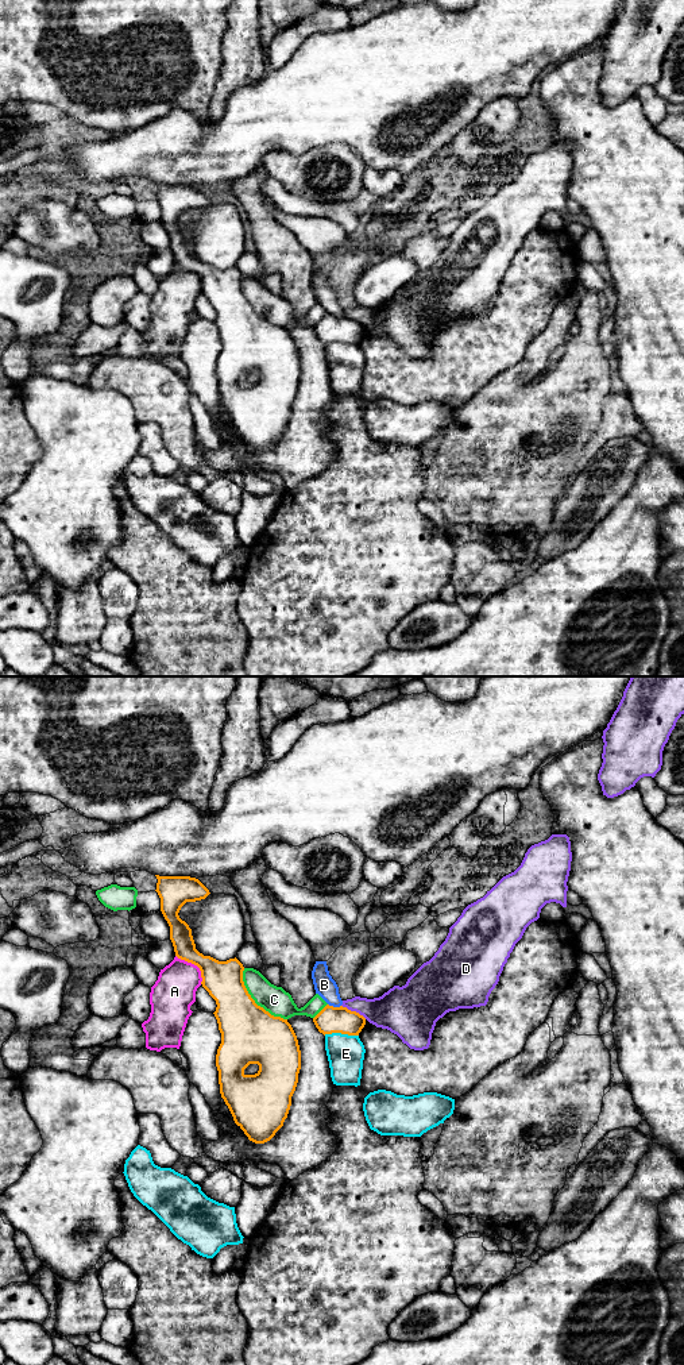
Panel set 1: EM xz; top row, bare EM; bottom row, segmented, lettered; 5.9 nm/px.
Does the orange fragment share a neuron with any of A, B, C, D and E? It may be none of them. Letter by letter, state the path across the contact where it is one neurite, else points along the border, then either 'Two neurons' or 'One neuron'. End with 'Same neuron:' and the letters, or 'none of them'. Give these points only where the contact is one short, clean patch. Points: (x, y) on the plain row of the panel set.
A: Boundary: xz (176, 263), (198, 277), (201, 292). Two neurons
B: Boundary: xz (328, 312), (340, 315). Two neurons
C: Two neurons
D: Two neurons
E: Two neurons
Same neuron: none of them

